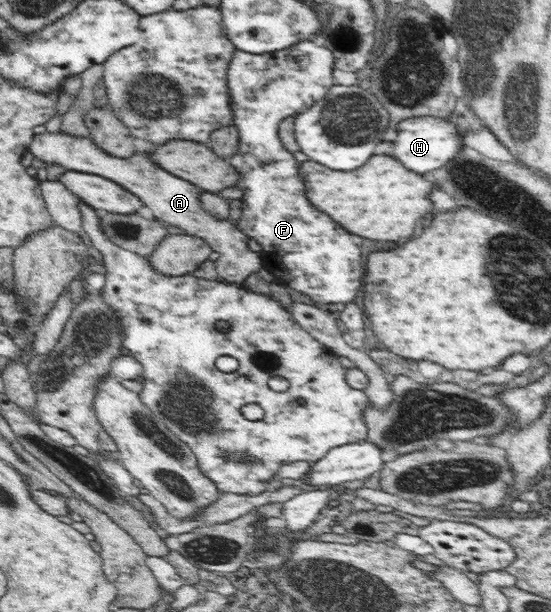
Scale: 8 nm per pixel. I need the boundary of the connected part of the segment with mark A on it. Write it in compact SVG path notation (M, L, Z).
M63 132L34 134L33 141L27 151L39 161L55 164L70 171L89 173L105 177L133 193L145 206L153 212L156 220L175 225L183 233L203 239L215 252L221 254L217 273L224 281L243 285L252 272L257 272L262 265L260 253L249 249L250 238L240 231L237 224L229 220L216 219L201 206L201 189L193 183L184 181L165 169L158 167L149 152L135 152L131 157L115 157L101 150L89 137L77 137Z

